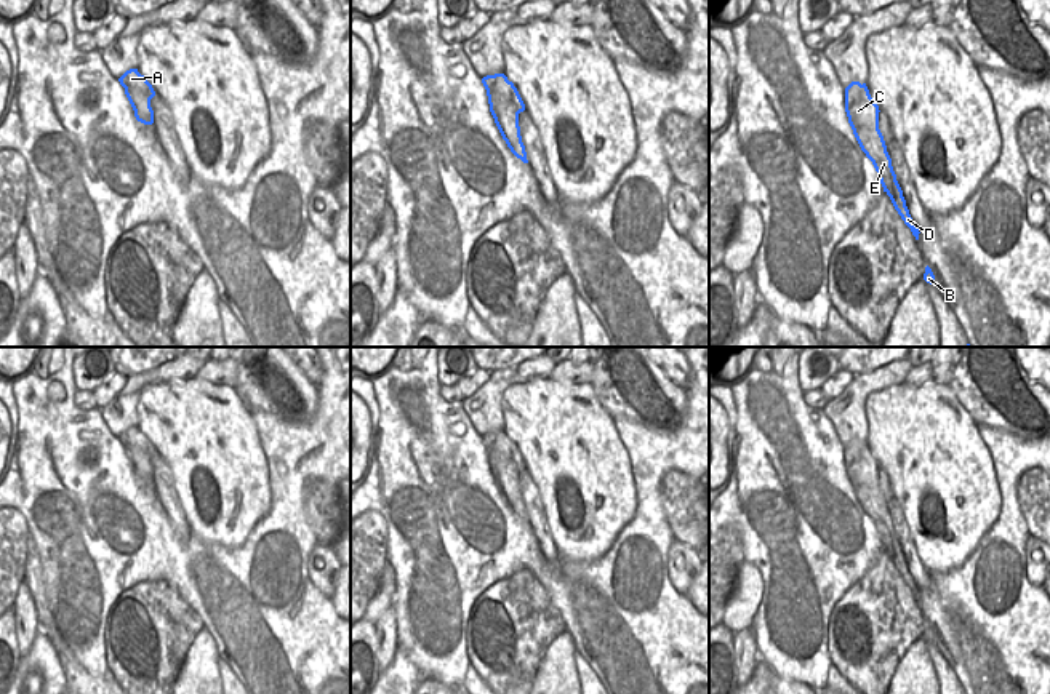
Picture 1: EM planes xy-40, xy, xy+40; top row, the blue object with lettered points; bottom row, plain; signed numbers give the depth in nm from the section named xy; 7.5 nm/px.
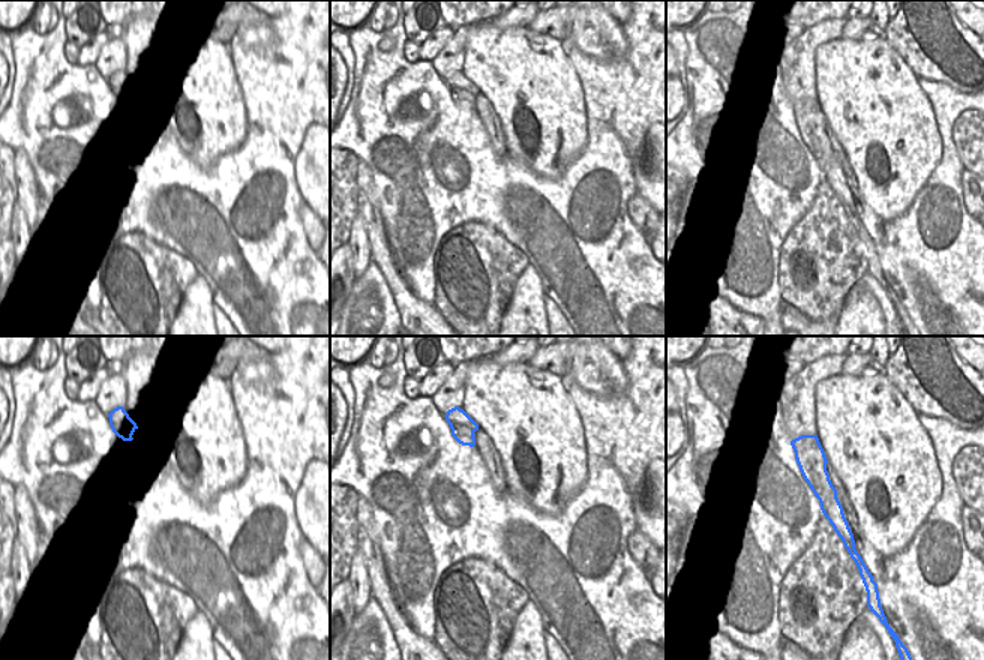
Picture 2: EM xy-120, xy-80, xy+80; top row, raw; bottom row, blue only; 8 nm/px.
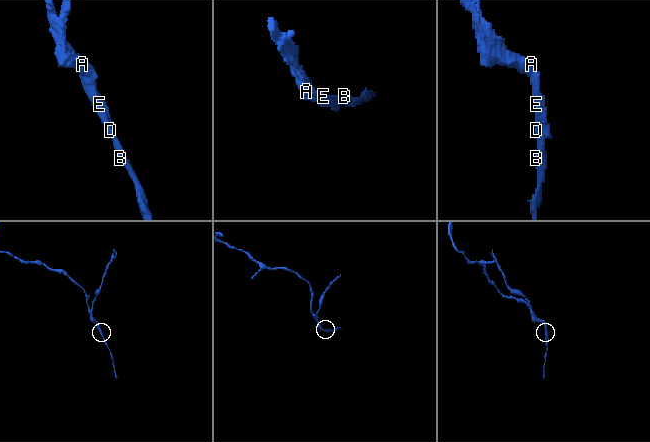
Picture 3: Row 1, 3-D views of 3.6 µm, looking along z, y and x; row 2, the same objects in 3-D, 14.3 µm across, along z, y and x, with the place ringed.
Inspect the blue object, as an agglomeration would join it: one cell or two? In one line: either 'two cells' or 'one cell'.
two cells

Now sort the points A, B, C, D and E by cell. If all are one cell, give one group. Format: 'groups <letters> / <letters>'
groups A / B C D E

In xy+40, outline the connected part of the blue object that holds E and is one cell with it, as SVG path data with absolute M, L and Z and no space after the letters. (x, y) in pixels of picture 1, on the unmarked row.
M852 440L845 446L845 470L861 509L877 529L884 550L890 555L895 568L911 587L916 598L919 598L920 590L909 572L884 494L879 488L879 464L860 440Z

